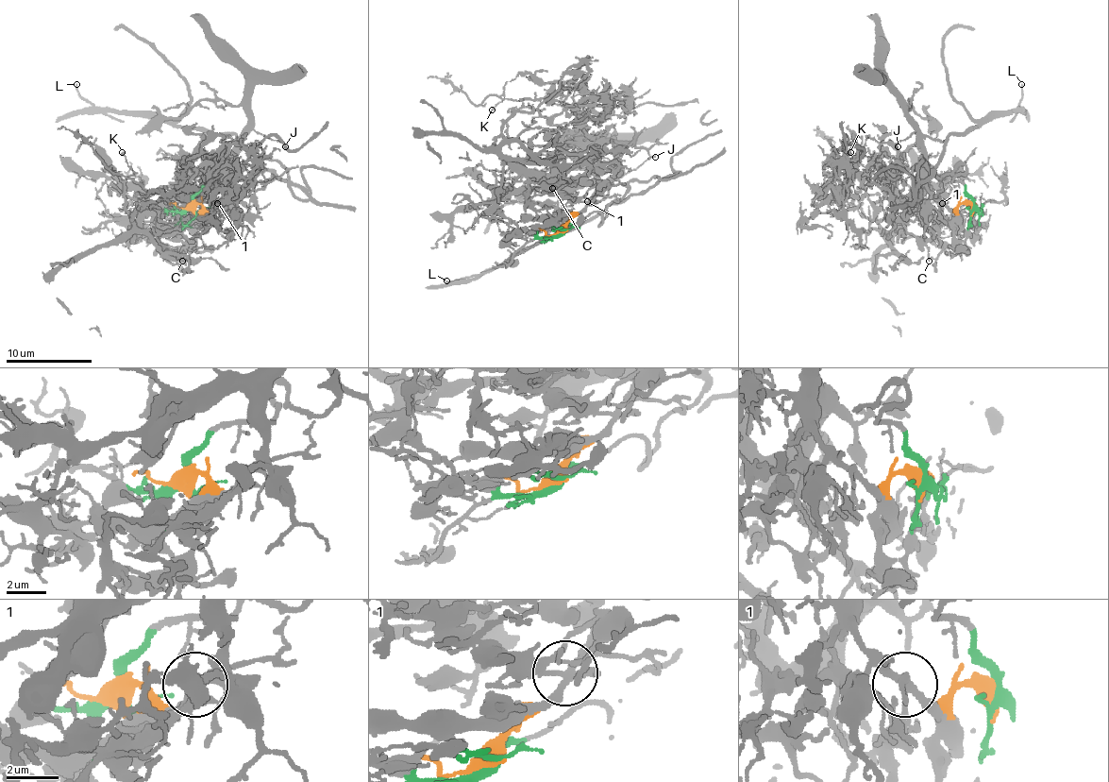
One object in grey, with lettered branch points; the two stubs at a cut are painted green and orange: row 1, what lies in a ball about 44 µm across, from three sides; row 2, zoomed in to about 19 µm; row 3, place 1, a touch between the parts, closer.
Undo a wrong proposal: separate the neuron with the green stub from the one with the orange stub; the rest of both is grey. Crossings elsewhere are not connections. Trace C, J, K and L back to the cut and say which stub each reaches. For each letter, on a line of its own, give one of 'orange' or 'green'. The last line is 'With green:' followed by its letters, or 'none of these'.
C: green
J: orange
K: green
L: green
With green: C, K, L

